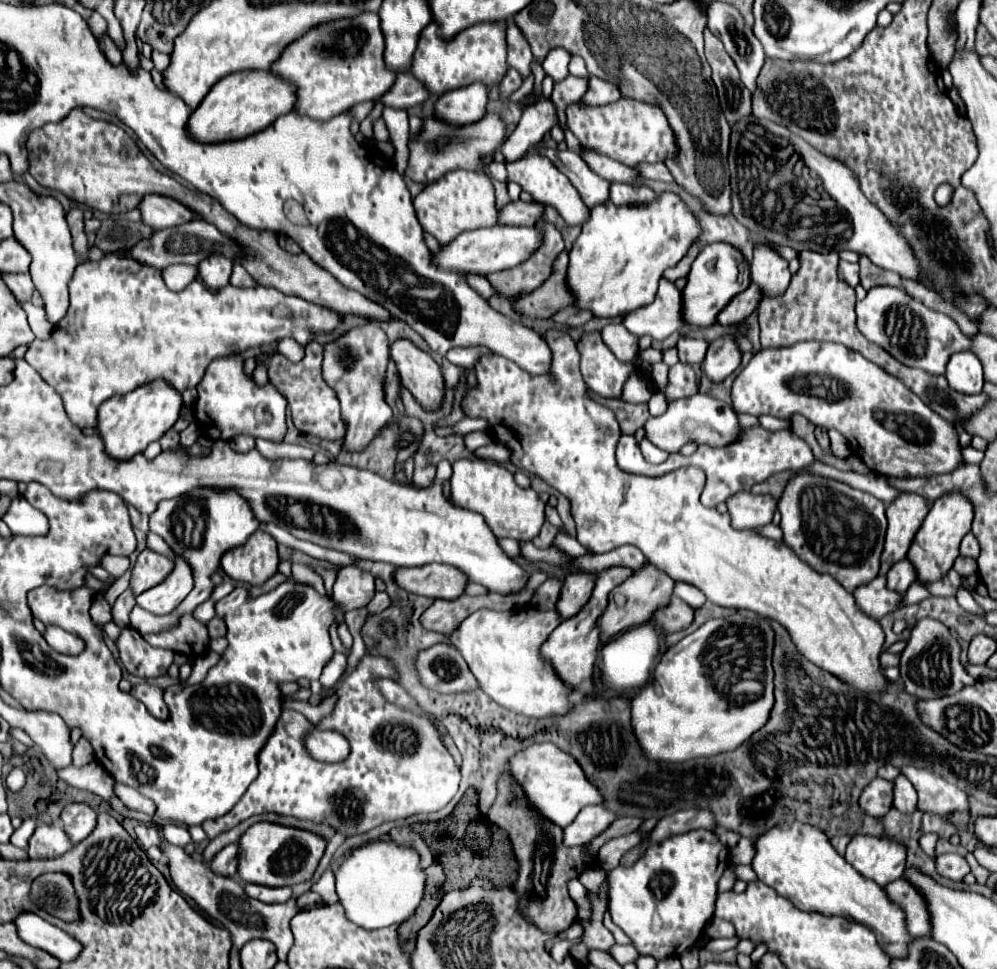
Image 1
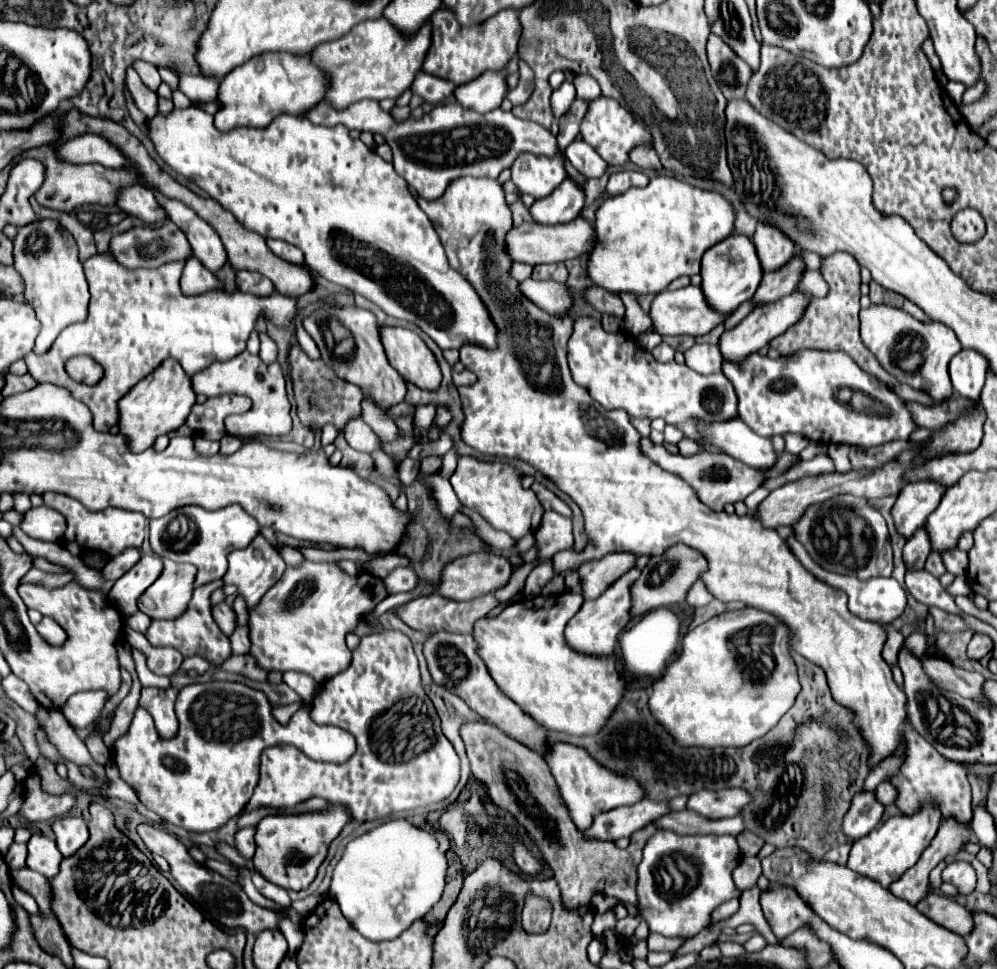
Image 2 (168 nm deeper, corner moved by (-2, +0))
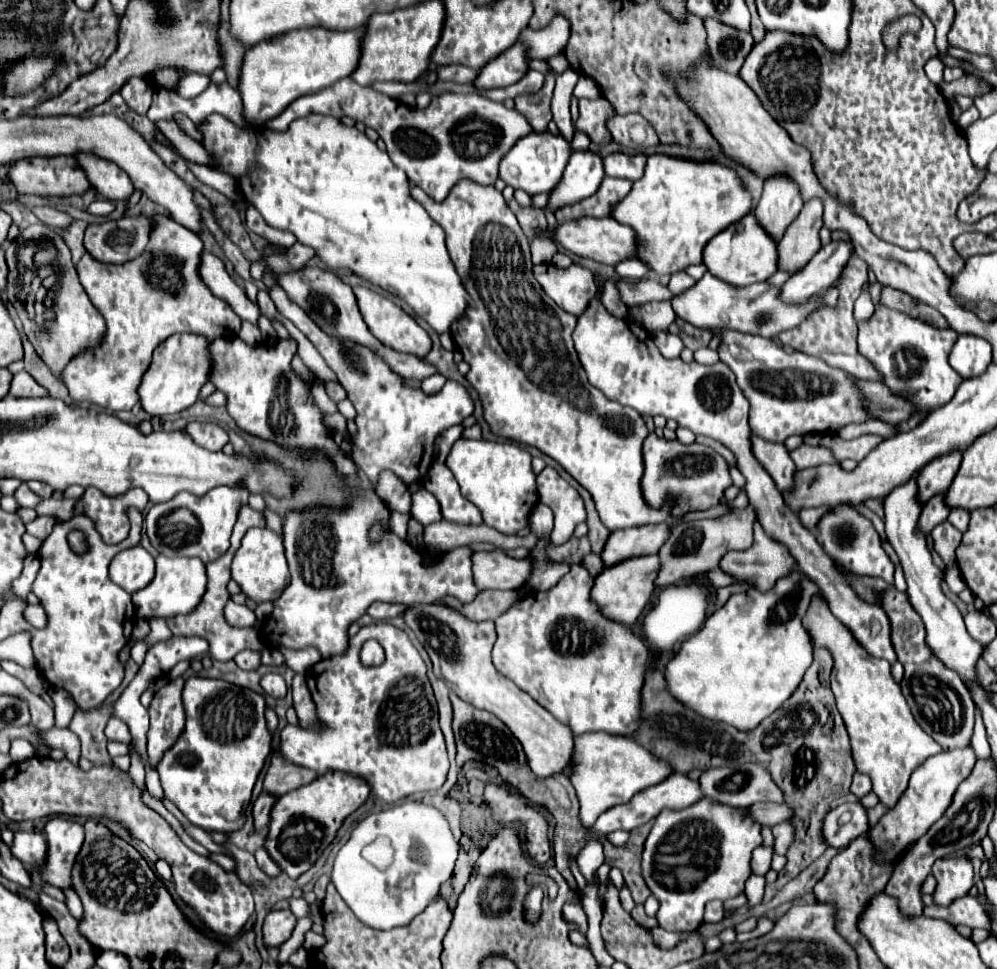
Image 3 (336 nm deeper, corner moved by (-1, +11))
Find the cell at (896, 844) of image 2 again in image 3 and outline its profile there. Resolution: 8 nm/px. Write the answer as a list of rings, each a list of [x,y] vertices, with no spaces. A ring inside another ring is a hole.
[[[969,746],[959,748],[959,750],[949,750],[949,752],[939,752],[931,758],[927,758],[913,774],[909,780],[909,788],[903,792],[895,808],[887,810],[885,816],[879,820],[879,824],[869,830],[871,842],[879,848],[877,852],[877,862],[887,862],[887,860],[897,860],[905,848],[913,842],[917,842],[931,824],[935,824],[941,816],[943,810],[951,804],[951,798],[957,790],[957,786],[971,774],[973,766],[977,762],[977,756]]]

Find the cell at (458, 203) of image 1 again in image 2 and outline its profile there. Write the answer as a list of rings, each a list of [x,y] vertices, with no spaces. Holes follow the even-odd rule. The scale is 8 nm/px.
[[[458,177],[456,181],[452,181],[452,185],[448,185],[444,197],[436,201],[426,201],[420,197],[418,205],[424,209],[424,213],[434,223],[434,229],[440,233],[440,239],[448,251],[450,265],[474,285],[500,331],[500,347],[494,351],[478,345],[460,347],[460,361],[468,371],[478,377],[474,385],[458,387],[464,411],[464,423],[460,427],[464,443],[480,451],[482,455],[520,459],[528,463],[544,477],[548,477],[560,491],[570,495],[574,503],[582,509],[584,529],[588,537],[586,547],[582,551],[556,553],[552,557],[556,575],[568,569],[578,569],[586,561],[600,559],[616,551],[652,557],[664,555],[668,547],[678,543],[700,551],[708,561],[708,569],[700,575],[700,579],[718,601],[740,601],[748,607],[772,613],[790,629],[790,647],[804,659],[824,669],[834,699],[856,713],[856,725],[872,747],[870,765],[876,765],[886,755],[890,755],[896,749],[900,735],[904,735],[908,743],[908,757],[900,767],[900,773],[890,779],[890,783],[898,789],[896,805],[902,809],[902,813],[916,815],[916,811],[920,811],[924,805],[936,805],[936,809],[942,813],[942,819],[954,817],[962,825],[970,823],[972,793],[964,767],[936,753],[934,745],[924,741],[924,737],[920,737],[920,733],[916,733],[910,723],[906,723],[906,695],[894,683],[890,667],[882,659],[886,629],[878,623],[864,621],[850,613],[846,607],[848,597],[844,595],[844,591],[832,589],[828,583],[816,579],[808,569],[804,569],[788,549],[786,541],[774,529],[762,527],[760,521],[750,515],[740,517],[728,515],[726,511],[718,513],[708,509],[686,481],[650,463],[650,459],[646,459],[638,449],[640,433],[630,425],[628,413],[620,409],[606,411],[590,397],[590,393],[586,393],[584,387],[580,387],[572,379],[566,361],[566,343],[572,335],[574,321],[548,315],[538,309],[534,303],[520,295],[518,281],[508,275],[510,259],[504,253],[504,235],[512,227],[512,215],[504,199],[502,185],[496,179]]]

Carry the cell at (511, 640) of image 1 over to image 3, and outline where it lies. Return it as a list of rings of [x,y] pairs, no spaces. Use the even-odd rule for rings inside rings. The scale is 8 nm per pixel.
[[[573,564],[571,570],[559,580],[559,584],[549,592],[529,592],[525,598],[513,604],[509,612],[495,620],[497,642],[493,648],[493,660],[499,672],[503,672],[521,690],[525,690],[557,720],[571,726],[577,736],[599,730],[631,736],[641,726],[641,688],[643,676],[647,672],[649,648],[639,636],[635,636],[629,626],[613,622],[599,612],[599,606],[591,600],[593,580],[595,578],[587,572],[585,566]],[[581,630],[595,630],[599,642],[593,644],[587,652],[583,652],[581,648],[577,652],[571,652],[569,648],[565,650],[565,638],[573,634],[581,636]]]

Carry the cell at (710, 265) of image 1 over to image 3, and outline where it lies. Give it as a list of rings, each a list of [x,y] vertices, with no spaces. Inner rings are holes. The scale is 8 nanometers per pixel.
[[[749,212],[747,216],[741,218],[741,222],[731,224],[715,238],[711,238],[711,242],[705,246],[703,262],[713,276],[733,286],[749,286],[755,282],[765,282],[777,272],[777,242],[757,222],[755,214]]]

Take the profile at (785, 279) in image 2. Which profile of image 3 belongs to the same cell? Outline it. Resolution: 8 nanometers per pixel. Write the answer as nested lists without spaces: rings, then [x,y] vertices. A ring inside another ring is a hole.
[[[813,198],[805,202],[799,216],[789,224],[785,236],[779,240],[779,268],[797,272],[821,248],[819,230],[823,226],[823,202]]]

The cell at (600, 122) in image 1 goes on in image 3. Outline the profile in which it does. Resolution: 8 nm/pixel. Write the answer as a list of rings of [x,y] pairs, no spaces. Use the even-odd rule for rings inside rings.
[[[581,98],[579,100],[579,118],[575,122],[575,130],[579,132],[587,132],[589,138],[603,146],[611,140],[611,134],[605,126],[605,120],[609,116],[613,116],[613,108],[611,104],[605,100],[605,98],[597,98],[597,100],[587,100],[587,98]]]

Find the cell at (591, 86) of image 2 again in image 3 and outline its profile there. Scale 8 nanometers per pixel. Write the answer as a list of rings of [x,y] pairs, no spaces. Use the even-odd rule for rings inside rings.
[[[581,76],[577,86],[575,86],[575,92],[573,92],[577,98],[599,98],[601,92],[599,92],[599,86],[595,84],[593,78],[587,78],[587,76]]]

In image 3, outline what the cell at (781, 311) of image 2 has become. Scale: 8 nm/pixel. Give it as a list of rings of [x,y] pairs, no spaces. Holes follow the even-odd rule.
[[[833,240],[827,246],[823,246],[803,270],[795,272],[783,286],[781,298],[785,302],[801,304],[809,300],[813,294],[827,290],[827,286],[833,286],[839,274],[843,272],[843,266],[847,266],[849,258],[853,254],[851,240]]]

